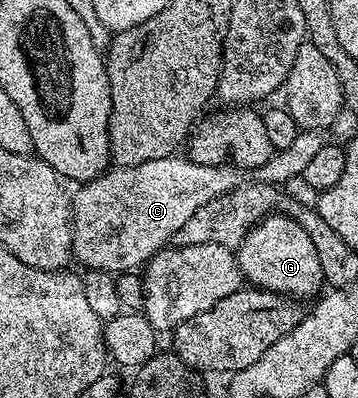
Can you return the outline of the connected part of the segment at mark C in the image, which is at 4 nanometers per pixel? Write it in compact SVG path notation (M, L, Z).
M301 131L298 137L294 137L294 141L286 149L277 151L270 157L270 161L266 161L266 165L254 168L253 171L244 171L241 167L233 167L231 165L221 165L215 167L214 165L202 165L201 163L192 162L191 158L183 157L179 154L167 155L161 159L154 161L146 161L142 165L134 165L133 167L117 167L113 166L111 169L104 172L103 175L97 179L90 179L87 183L77 186L74 194L71 196L72 201L72 253L75 262L81 263L81 268L90 271L111 271L113 273L121 272L135 272L137 269L143 268L148 260L153 255L163 251L165 247L169 246L175 240L178 229L182 229L182 225L186 225L186 221L190 221L190 217L194 217L194 213L198 213L198 209L202 205L206 205L206 201L214 201L214 197L222 197L222 193L230 193L234 189L238 189L247 183L275 183L277 185L284 185L290 177L303 175L306 169L306 164L314 158L318 153L318 149L322 149L326 142L325 136L319 131Z

